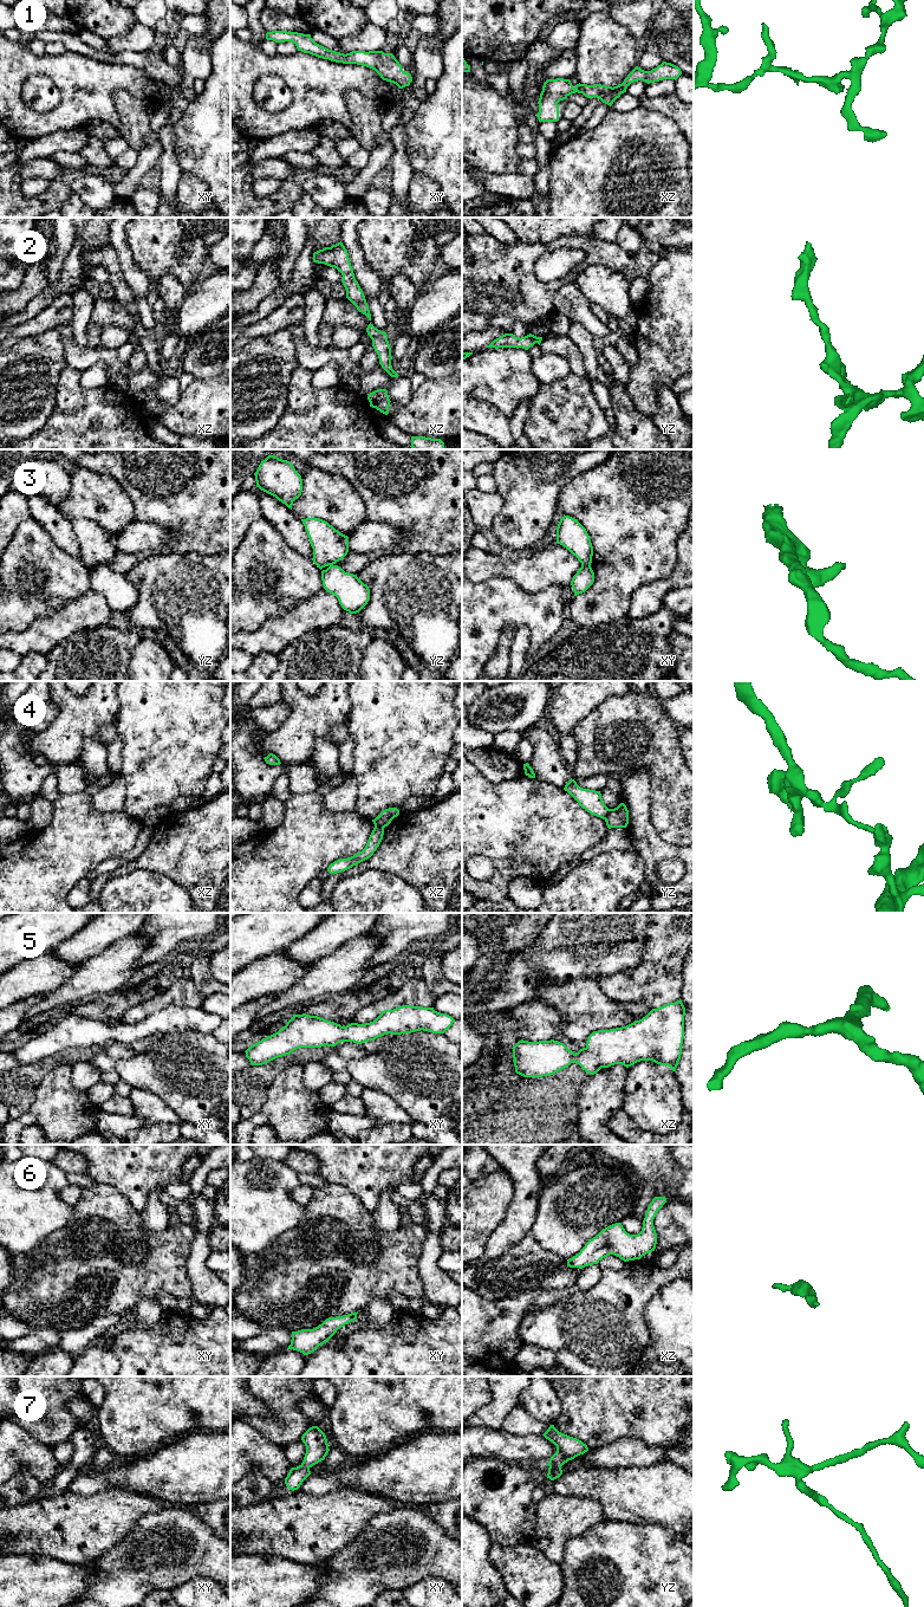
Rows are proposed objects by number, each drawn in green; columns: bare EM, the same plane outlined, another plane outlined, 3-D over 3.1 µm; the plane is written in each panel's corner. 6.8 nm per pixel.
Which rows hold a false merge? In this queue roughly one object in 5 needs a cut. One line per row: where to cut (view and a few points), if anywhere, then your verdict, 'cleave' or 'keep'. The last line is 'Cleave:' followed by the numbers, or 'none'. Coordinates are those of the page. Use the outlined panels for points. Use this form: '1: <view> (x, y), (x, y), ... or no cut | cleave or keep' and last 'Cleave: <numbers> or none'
1: no cut | keep
2: no cut | keep
3: xy (581, 564), (590, 567) | cleave
4: yz (610, 809), (604, 818) | cleave
5: no cut | keep
6: no cut | keep
7: no cut | keep
Cleave: 3, 4

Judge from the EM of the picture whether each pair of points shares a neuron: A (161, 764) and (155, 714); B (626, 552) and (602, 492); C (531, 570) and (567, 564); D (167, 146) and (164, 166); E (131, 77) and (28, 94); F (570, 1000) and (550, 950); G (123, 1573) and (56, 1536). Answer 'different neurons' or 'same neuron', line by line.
A: same neuron
B: same neuron
C: same neuron
D: same neuron
E: different neurons
F: different neurons
G: different neurons

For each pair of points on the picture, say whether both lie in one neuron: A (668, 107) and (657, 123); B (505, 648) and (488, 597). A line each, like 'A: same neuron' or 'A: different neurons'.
A: different neurons
B: different neurons

